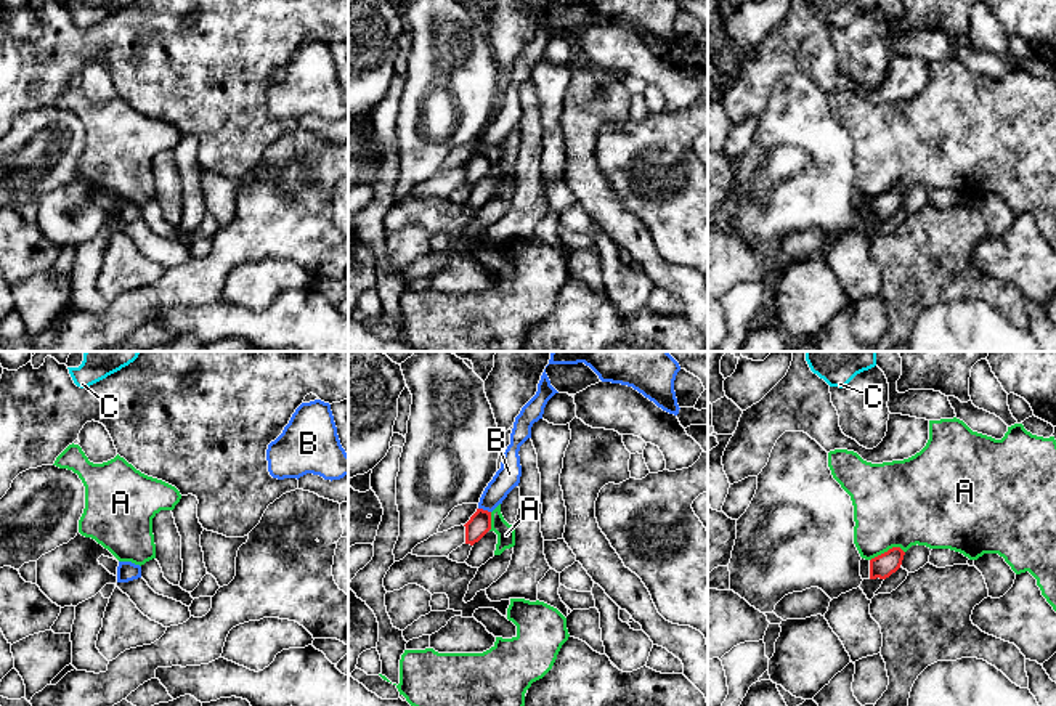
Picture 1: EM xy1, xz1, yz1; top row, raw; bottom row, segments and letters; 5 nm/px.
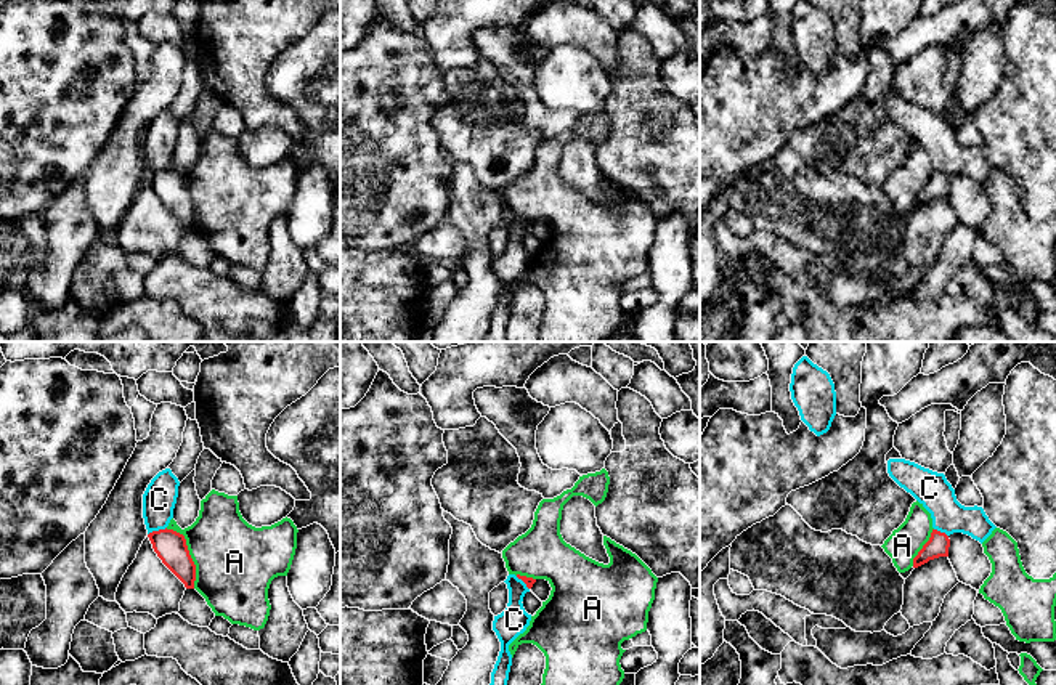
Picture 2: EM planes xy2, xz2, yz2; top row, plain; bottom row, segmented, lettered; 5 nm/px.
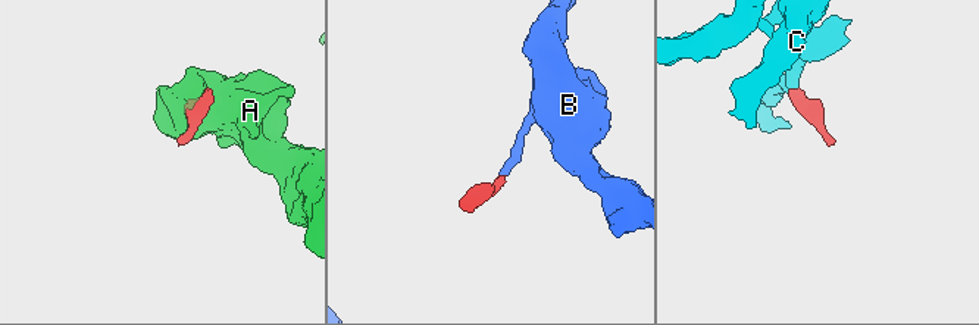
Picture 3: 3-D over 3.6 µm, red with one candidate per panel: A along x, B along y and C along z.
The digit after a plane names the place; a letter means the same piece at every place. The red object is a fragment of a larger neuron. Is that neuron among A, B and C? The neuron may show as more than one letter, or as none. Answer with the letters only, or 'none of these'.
B

